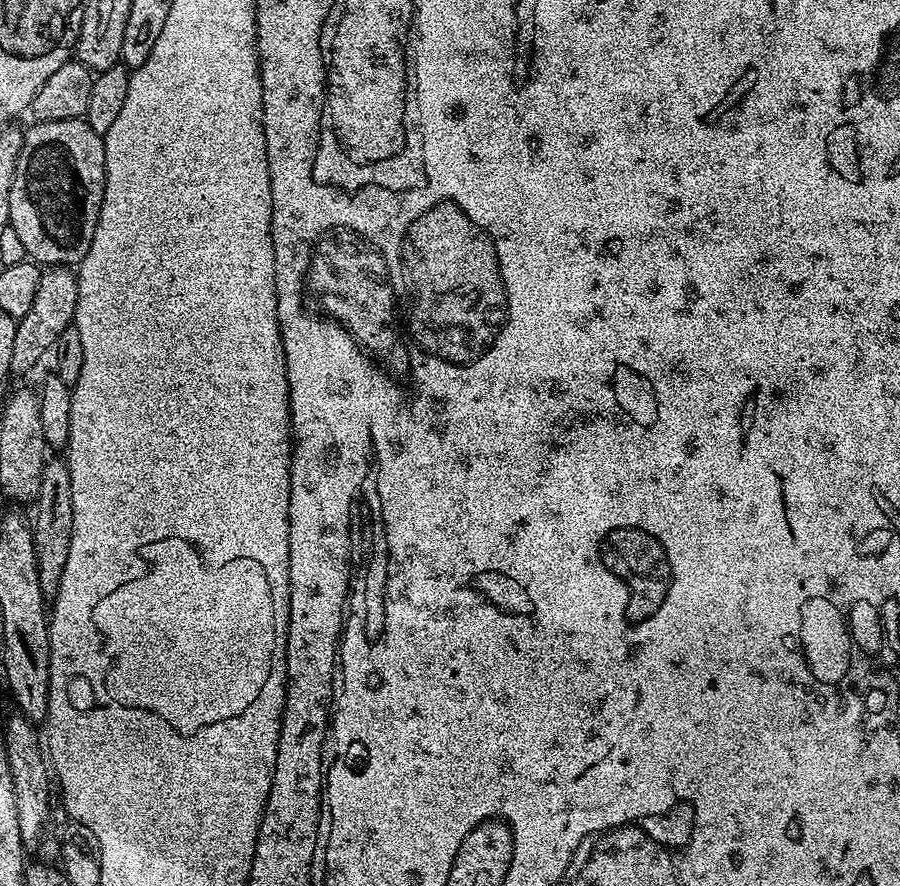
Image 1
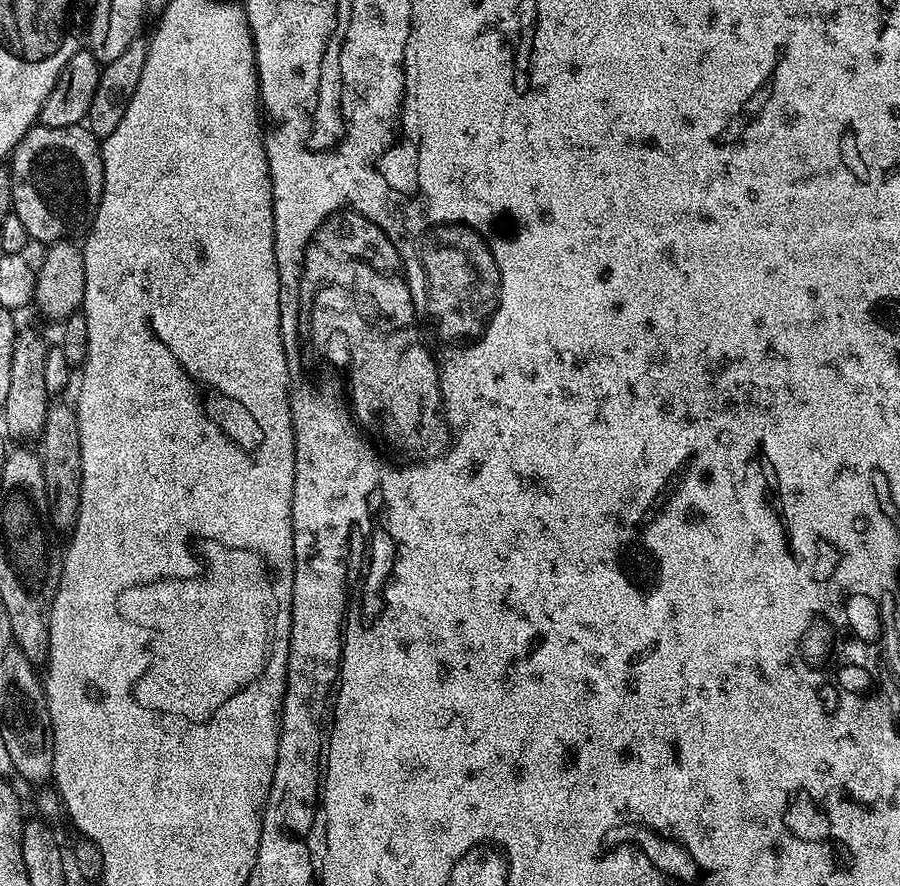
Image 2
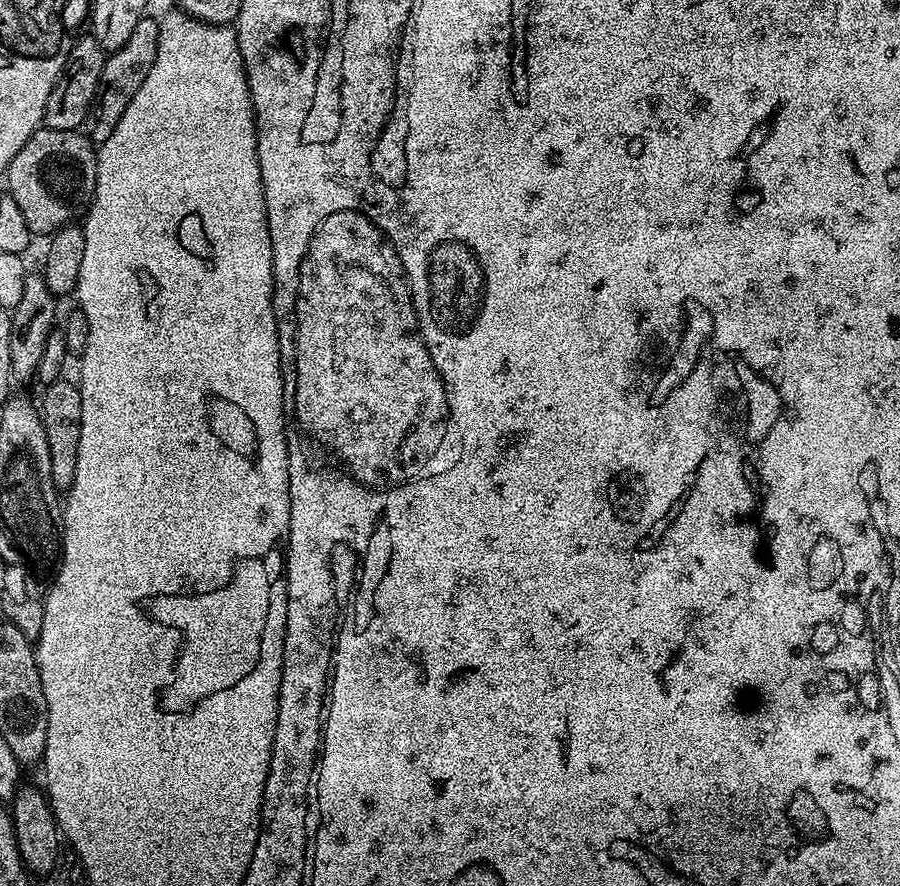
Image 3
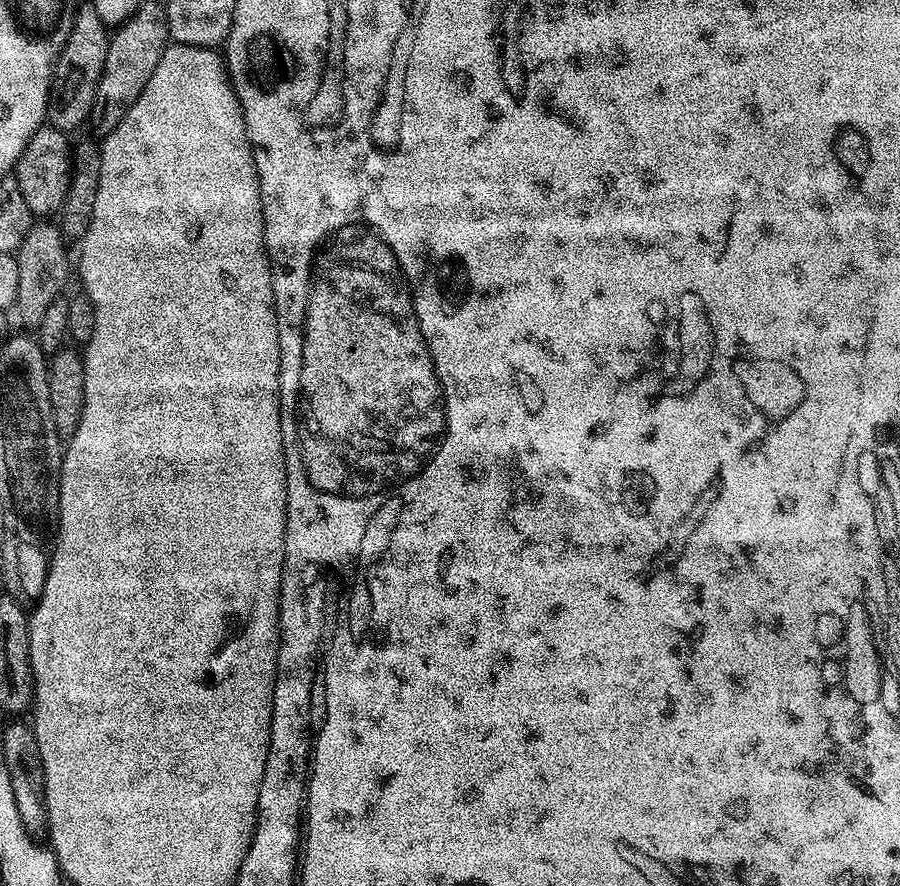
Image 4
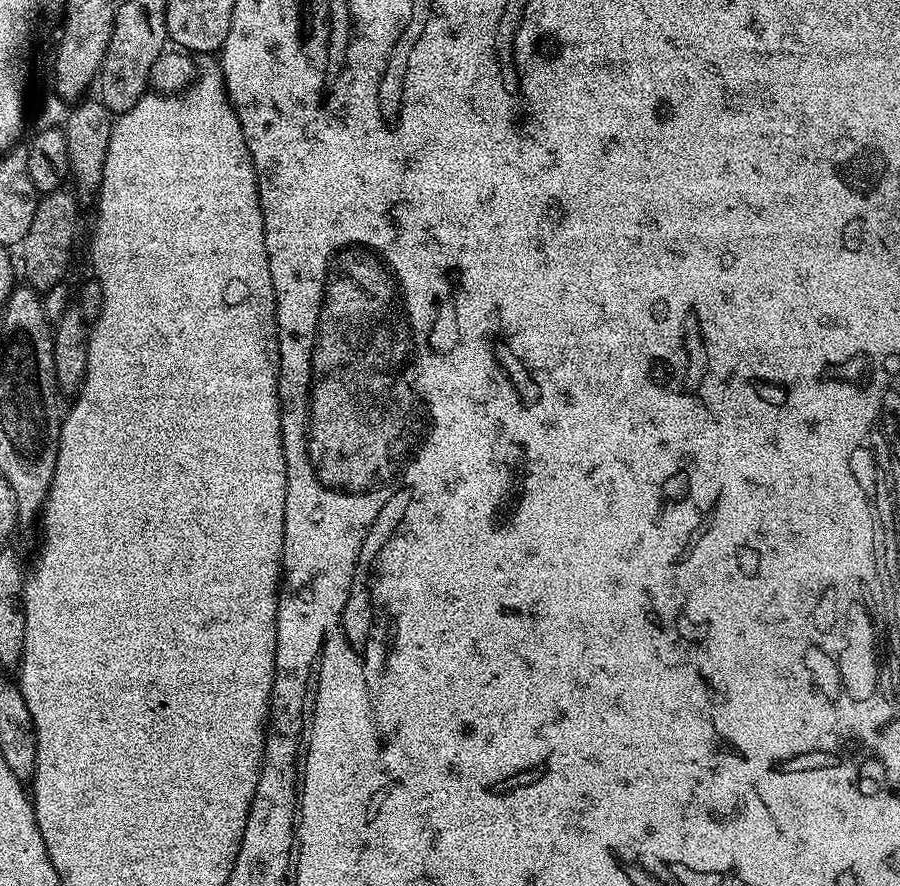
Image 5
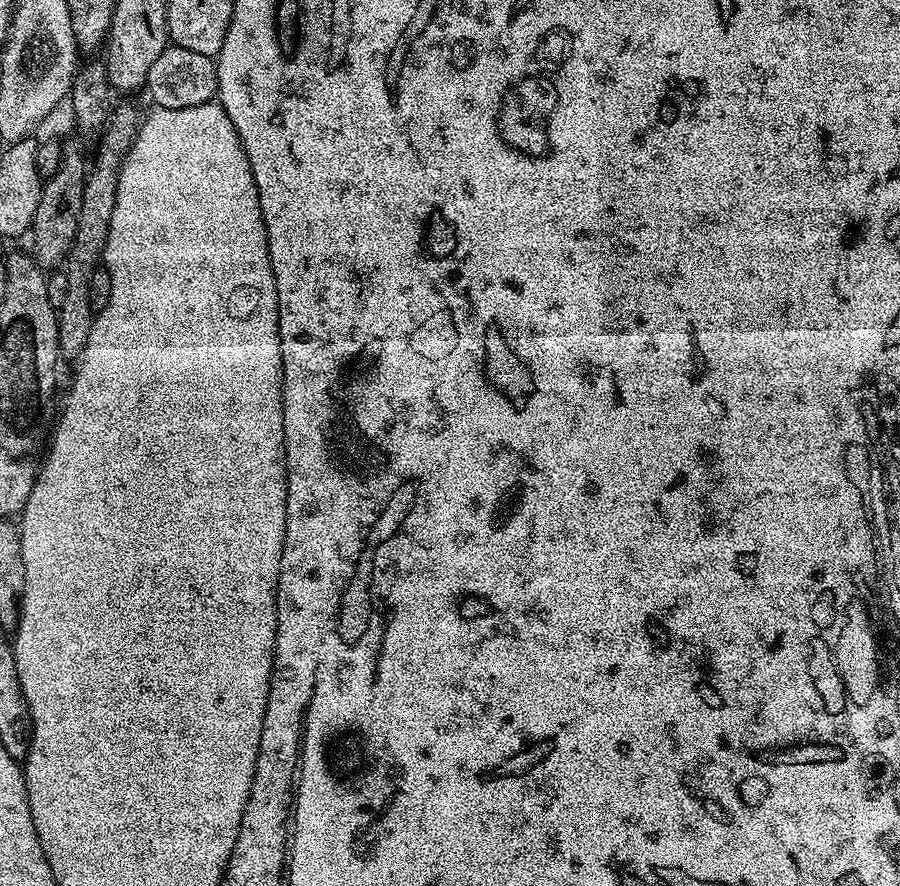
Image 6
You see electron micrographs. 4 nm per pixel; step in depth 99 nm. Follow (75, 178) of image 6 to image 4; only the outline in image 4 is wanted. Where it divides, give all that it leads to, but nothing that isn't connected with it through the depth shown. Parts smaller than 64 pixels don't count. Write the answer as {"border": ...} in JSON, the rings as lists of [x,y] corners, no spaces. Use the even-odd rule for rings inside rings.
{"border":[[[36,222],[26,234],[22,246],[14,254],[18,262],[18,298],[14,315],[25,324],[28,330],[39,329],[42,314],[50,302],[61,295],[64,283],[68,280],[68,256],[64,253],[65,237],[59,227],[52,222]]]}

